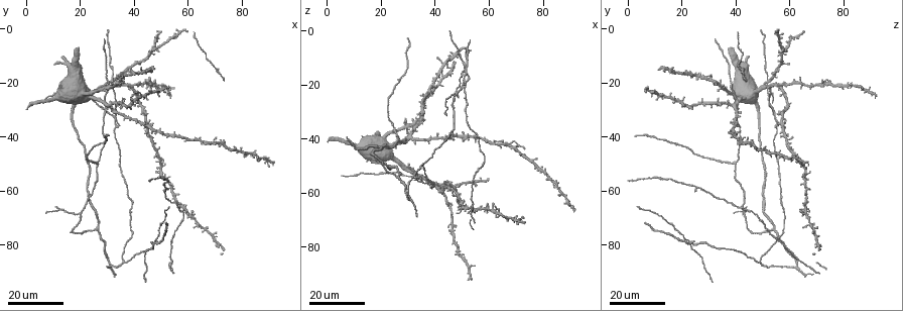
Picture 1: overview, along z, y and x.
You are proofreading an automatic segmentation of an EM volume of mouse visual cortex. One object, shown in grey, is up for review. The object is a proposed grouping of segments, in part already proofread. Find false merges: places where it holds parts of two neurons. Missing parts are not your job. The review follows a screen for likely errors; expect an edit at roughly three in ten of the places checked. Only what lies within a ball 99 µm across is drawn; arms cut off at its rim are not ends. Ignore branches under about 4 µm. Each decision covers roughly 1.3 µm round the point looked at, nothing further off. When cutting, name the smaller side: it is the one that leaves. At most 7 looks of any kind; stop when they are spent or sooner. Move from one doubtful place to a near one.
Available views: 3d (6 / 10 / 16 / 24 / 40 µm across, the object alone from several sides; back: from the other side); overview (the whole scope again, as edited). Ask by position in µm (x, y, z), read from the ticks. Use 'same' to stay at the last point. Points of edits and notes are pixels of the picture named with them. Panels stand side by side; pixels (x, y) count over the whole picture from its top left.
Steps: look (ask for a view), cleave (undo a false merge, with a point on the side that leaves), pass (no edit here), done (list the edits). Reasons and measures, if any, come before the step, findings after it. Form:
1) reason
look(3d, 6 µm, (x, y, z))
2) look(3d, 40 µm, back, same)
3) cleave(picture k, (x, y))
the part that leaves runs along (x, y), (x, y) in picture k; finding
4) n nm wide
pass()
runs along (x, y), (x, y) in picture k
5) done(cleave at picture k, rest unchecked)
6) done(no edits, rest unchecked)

two arms in line, one across
look(3d, 16 µm, (33, 33, 55))

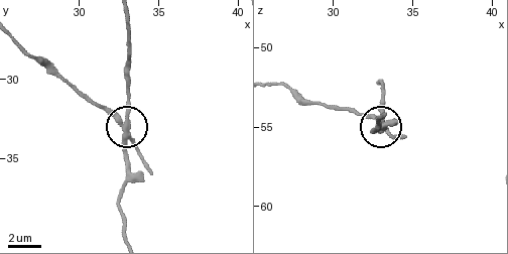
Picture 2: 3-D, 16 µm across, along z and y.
look(3d, 10 µm, (32.6, 32.7, 54.4))

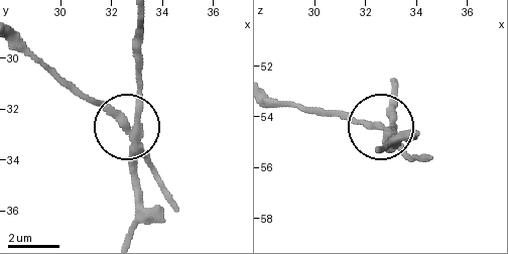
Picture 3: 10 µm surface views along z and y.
side arm 36 µm
cleave(picture 3, (116, 110))
the part that leaves runs along (135, 142), (105, 112), (20, 51) in picture 3; two neurons meet here

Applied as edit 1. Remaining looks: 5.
side arm on a straight run
look(3d, 24 µm, (13, 66, 43))

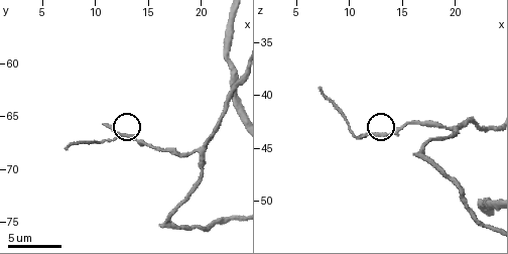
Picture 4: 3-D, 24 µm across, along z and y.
closer look
look(3d, 10 µm, (12.8, 66.6, 43.6))

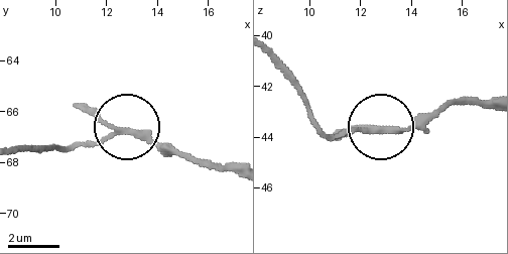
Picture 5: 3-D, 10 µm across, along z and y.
180 nm wide
cleave(picture 5, (93, 143))
the part that leaves runs along (131, 129), (64, 148), (16, 148) in picture 5; two neurons meet here

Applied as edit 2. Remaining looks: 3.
done(cleave at picture 3, cleave at picture 5, rest unchecked)

